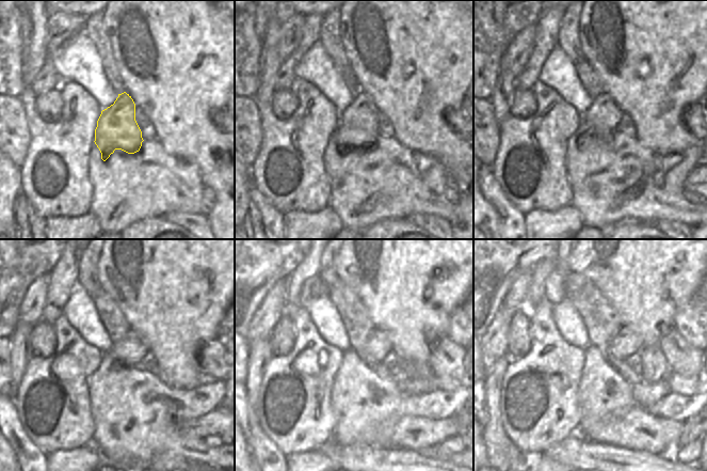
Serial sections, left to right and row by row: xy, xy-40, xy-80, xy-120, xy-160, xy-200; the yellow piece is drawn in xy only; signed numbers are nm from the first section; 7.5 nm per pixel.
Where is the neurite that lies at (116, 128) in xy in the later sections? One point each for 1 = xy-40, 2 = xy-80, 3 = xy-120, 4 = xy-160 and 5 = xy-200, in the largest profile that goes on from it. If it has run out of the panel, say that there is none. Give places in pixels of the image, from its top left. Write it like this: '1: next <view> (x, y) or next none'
1: next xy-40 (358, 125)
2: next xy-80 (604, 115)
3: next xy-120 (130, 349)
4: next xy-160 (378, 345)
5: next xy-200 (628, 341)

